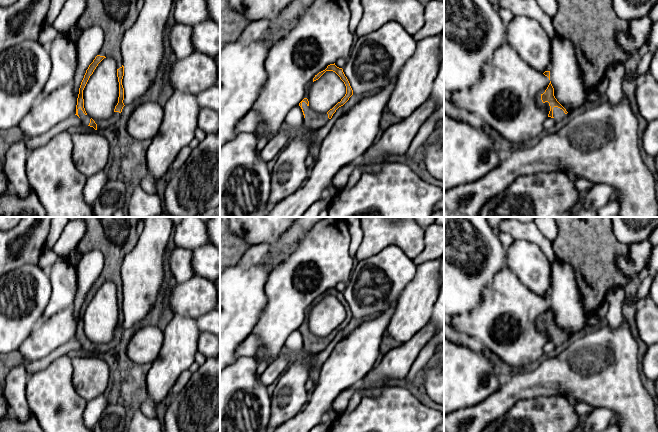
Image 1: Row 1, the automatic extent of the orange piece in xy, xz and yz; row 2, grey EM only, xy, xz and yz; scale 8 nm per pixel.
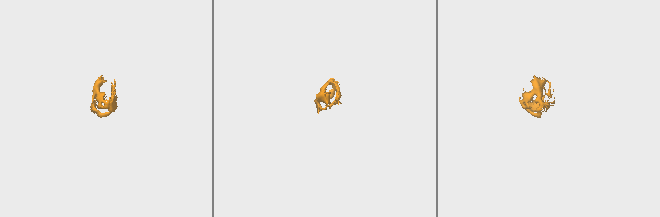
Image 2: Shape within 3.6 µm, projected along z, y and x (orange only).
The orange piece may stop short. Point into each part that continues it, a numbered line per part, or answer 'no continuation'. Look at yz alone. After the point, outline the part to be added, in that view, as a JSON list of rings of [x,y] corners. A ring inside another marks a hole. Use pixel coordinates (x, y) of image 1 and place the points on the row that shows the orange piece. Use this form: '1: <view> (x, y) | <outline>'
1: yz (558, 114) | [[[554,107],[553,108],[553,117],[555,119],[556,122],[561,121],[563,118],[565,117],[570,117],[572,114],[575,114],[576,112],[578,112],[577,110],[574,110],[570,113],[565,114],[564,111],[558,107]]]

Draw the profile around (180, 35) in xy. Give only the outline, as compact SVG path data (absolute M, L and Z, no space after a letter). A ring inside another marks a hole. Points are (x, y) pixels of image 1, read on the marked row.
M176 23L168 28L167 39L170 42L176 59L184 59L195 53L192 42L193 29L192 26Z

